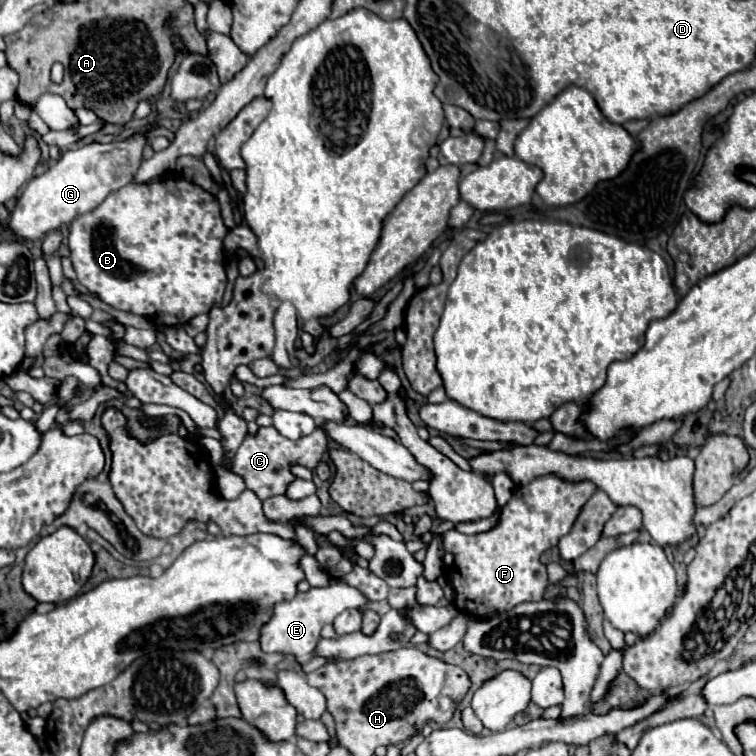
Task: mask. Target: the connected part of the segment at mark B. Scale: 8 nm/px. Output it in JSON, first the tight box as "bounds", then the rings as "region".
{"bounds":[68,173,226,327],"region":[[[174,173],[174,177],[162,177],[152,183],[130,181],[122,189],[112,191],[98,207],[74,219],[68,235],[70,261],[80,285],[110,307],[148,317],[156,325],[176,327],[222,303],[226,289],[222,241],[226,233],[216,197]]]}

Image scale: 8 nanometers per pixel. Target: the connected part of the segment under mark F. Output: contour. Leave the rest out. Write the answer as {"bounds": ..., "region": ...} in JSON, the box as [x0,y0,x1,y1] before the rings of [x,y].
{"bounds":[442,474,596,619],"region":[[[554,474],[545,475],[528,483],[526,487],[518,487],[512,493],[512,499],[500,511],[500,521],[494,529],[486,533],[478,533],[478,535],[462,535],[456,529],[446,531],[442,535],[442,543],[444,543],[444,553],[442,553],[444,571],[442,573],[454,591],[456,609],[462,615],[492,619],[524,601],[540,601],[548,587],[546,565],[540,561],[540,555],[548,551],[550,547],[558,545],[560,537],[564,537],[572,529],[572,523],[578,517],[582,505],[594,495],[594,491],[596,491],[596,485],[592,481],[570,483]]]}

